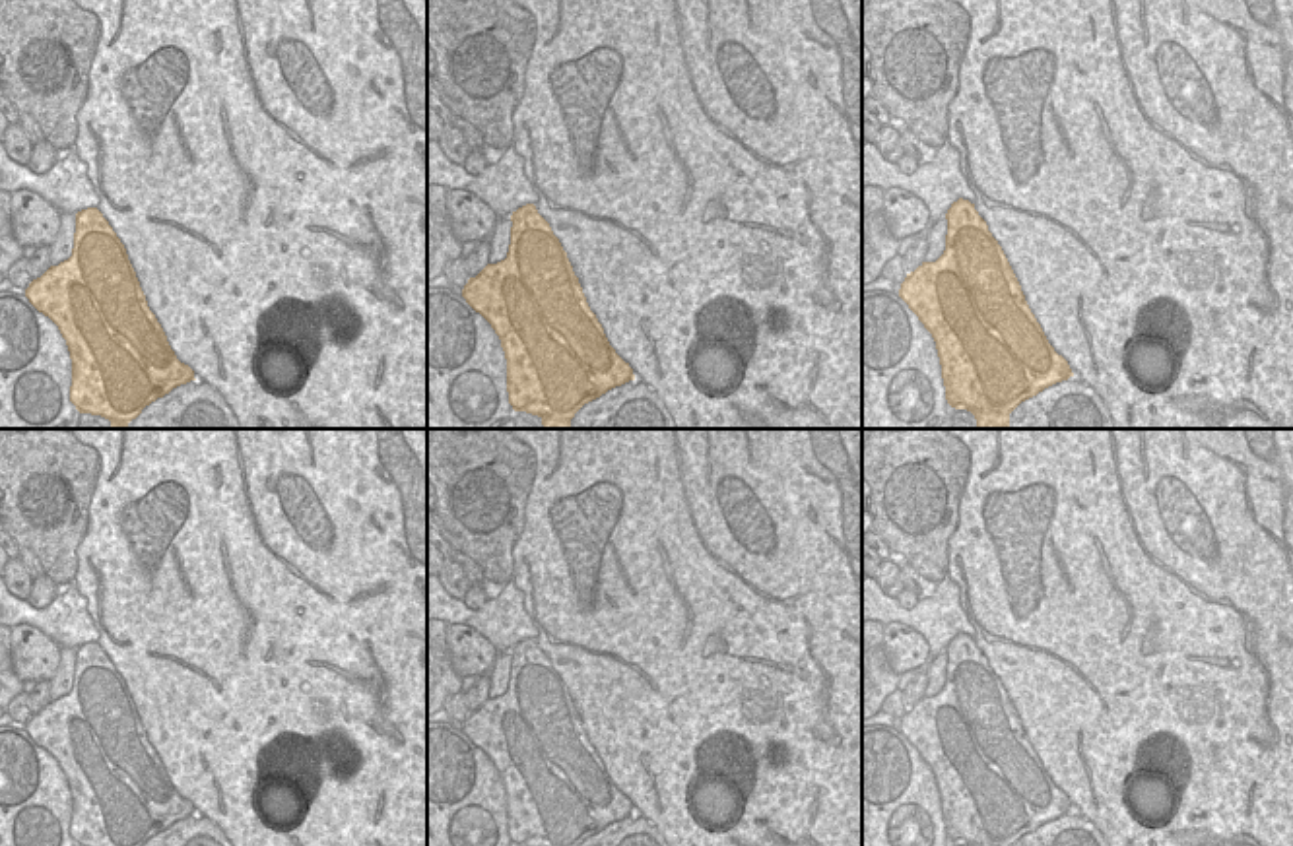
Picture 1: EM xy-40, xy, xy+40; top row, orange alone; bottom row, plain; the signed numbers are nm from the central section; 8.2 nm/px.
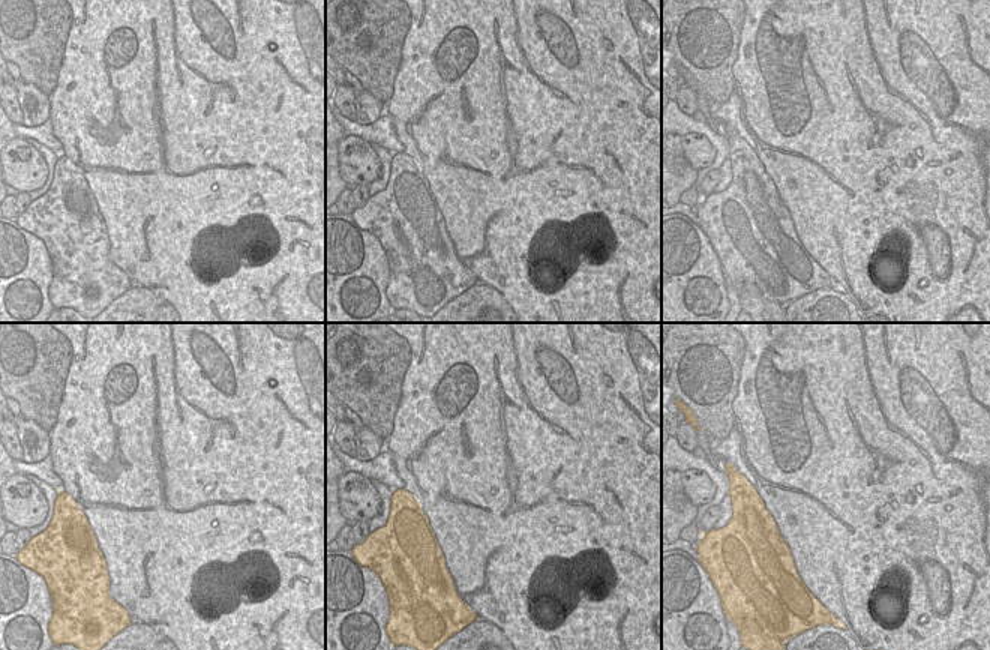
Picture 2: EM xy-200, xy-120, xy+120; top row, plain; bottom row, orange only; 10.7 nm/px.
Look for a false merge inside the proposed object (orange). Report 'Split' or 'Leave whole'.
Split

